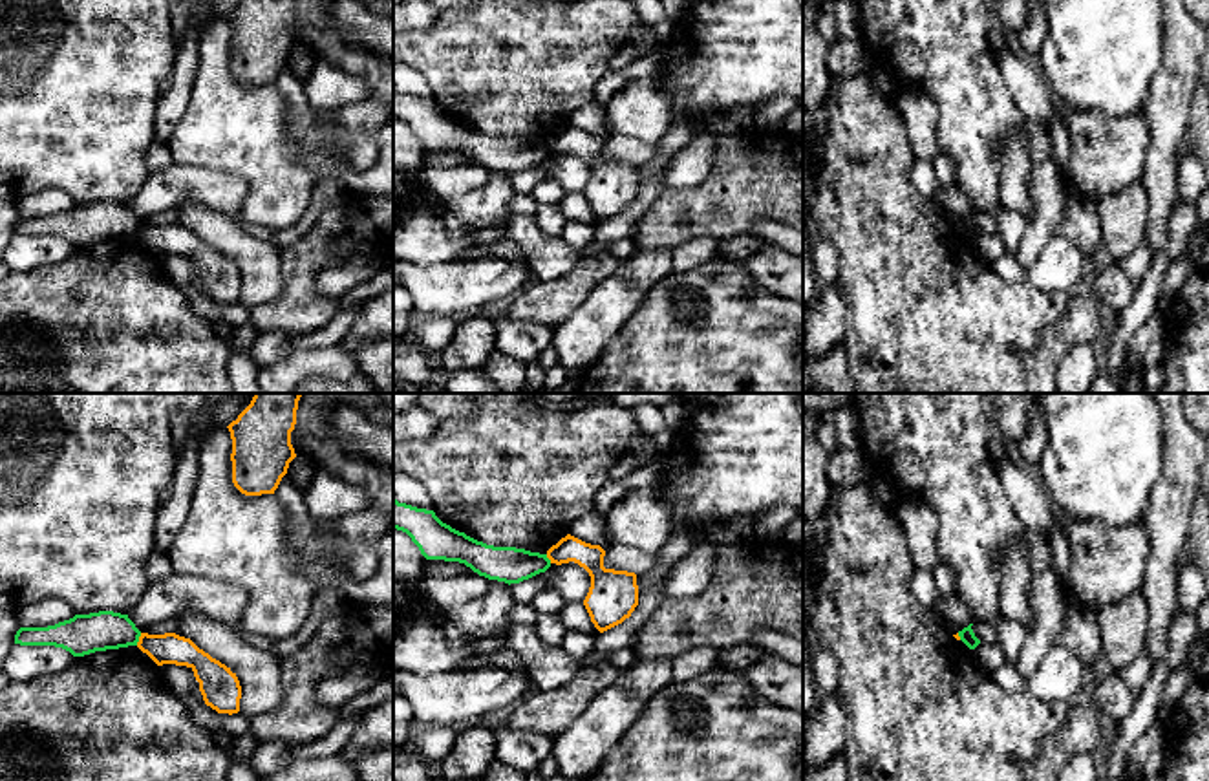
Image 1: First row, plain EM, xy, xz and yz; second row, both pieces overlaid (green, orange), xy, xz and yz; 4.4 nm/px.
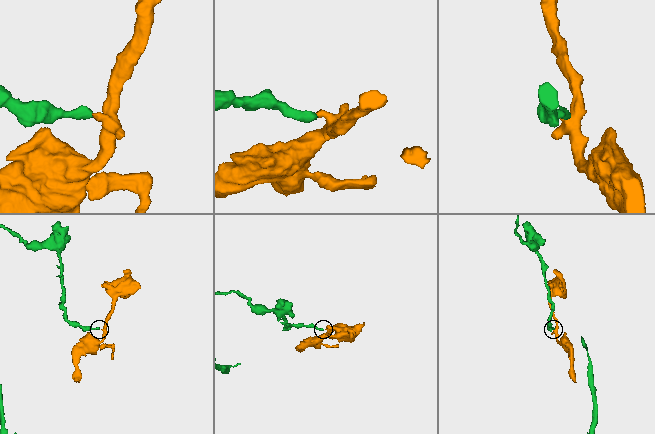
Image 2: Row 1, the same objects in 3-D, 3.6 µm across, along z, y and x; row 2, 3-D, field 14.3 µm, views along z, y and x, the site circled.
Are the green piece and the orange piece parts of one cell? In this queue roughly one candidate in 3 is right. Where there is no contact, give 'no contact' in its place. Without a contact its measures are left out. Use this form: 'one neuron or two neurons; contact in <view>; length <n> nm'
two neurons; contact in xy; length 60 nm

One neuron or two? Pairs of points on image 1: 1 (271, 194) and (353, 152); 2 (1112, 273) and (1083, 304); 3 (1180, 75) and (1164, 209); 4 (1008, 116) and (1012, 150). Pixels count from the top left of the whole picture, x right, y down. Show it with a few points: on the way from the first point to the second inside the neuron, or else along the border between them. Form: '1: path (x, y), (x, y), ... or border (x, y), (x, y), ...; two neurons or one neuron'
1: path (282, 171), (311, 141), (330, 139); one neuron
2: border (1087, 288), (1098, 302); two neurons
3: path (1167, 108), (1164, 176); one neuron
4: border (1017, 130), (1006, 136), (1001, 174); two neurons

